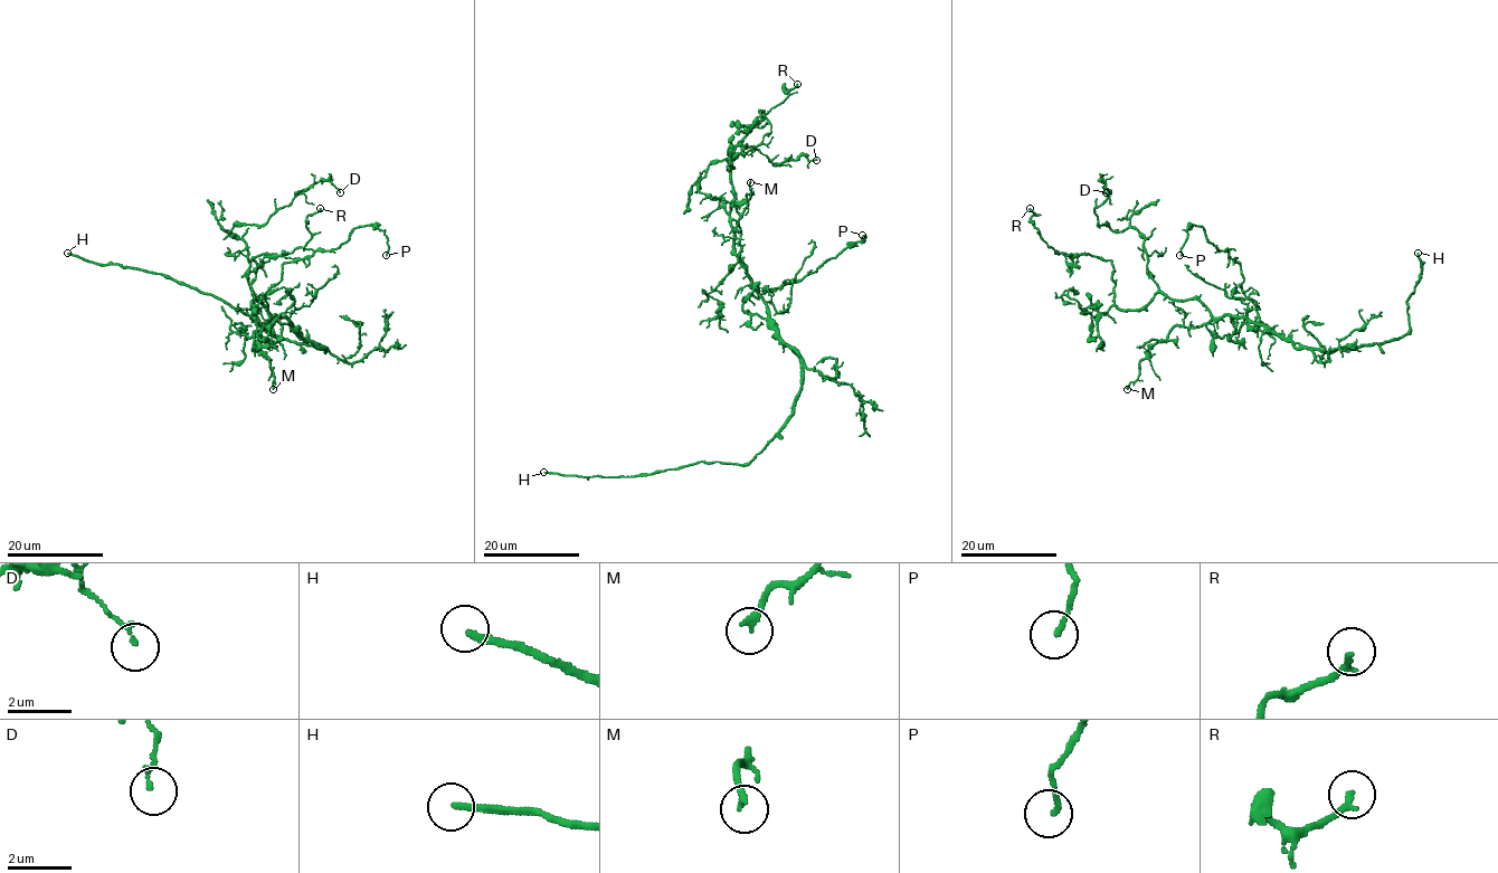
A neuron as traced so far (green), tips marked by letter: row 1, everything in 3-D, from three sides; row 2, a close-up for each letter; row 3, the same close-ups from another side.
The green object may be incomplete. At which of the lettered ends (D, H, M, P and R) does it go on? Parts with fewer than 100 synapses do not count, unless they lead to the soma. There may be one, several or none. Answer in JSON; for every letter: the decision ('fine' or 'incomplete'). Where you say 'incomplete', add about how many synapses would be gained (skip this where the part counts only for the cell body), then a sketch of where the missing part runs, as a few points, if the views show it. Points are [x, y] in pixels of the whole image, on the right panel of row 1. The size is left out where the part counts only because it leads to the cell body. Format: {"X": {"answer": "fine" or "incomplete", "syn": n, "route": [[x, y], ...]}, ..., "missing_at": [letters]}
{"D": {"answer": "fine"}, "H": {"answer": "incomplete", "syn": 140, "route": [[1418, 253], [1451, 255], [1362, 396], [1287, 359], [1223, 389], [1179, 379], [1079, 303]]}, "M": {"answer": "fine"}, "P": {"answer": "fine"}, "R": {"answer": "fine"}, "missing_at": ["H"]}

